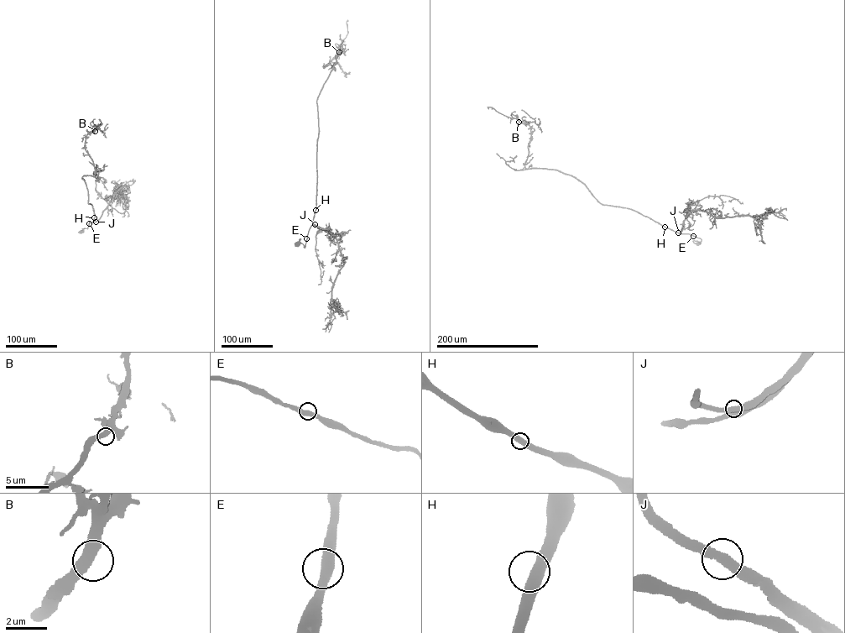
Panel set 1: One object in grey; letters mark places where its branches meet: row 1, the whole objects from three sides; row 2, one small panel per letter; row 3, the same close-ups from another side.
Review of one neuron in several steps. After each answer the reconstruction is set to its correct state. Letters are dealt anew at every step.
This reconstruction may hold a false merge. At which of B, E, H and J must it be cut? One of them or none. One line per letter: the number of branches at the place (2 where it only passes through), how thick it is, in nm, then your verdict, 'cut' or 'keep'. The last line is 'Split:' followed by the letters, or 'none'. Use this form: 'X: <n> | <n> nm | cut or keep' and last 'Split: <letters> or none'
B: 2 | 480 nm | keep
E: 2 | 460 nm | keep
H: 2 | 480 nm | keep
J: 2 | 460 nm | keep
Split: none

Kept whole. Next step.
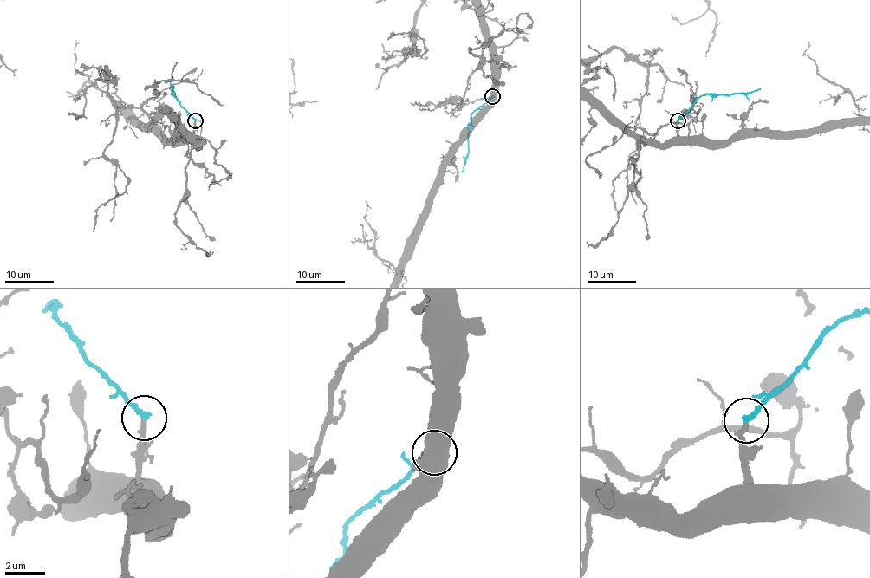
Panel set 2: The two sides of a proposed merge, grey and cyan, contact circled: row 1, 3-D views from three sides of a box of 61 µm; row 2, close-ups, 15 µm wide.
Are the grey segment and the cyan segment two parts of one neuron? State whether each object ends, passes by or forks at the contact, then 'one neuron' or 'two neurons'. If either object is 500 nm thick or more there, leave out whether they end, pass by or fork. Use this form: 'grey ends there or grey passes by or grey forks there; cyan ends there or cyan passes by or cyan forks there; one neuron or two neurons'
grey ends there; cyan ends there; one neuron

